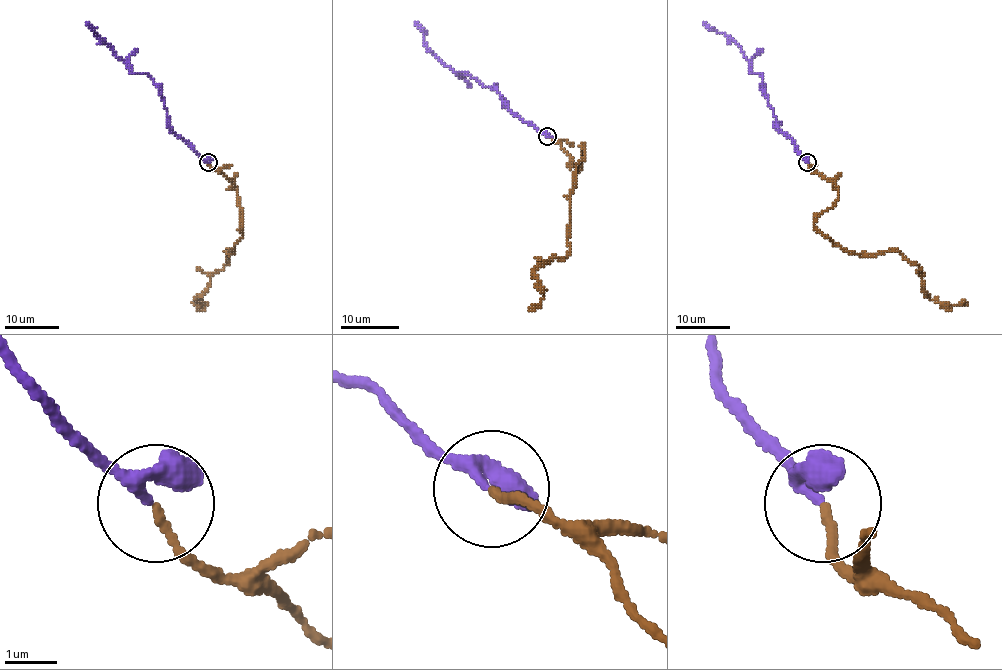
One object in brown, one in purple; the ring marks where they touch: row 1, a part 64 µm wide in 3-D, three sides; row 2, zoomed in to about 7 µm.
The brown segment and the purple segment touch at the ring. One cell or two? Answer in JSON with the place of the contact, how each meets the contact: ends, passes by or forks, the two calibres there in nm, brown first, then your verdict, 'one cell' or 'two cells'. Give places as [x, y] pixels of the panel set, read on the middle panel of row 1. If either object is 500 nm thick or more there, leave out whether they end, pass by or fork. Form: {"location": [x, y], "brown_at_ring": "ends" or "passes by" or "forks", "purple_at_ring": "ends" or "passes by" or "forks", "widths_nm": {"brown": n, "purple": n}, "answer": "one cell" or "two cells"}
{"location": [547, 136], "brown_at_ring": "ends", "purple_at_ring": "passes by", "widths_nm": {"brown": 140, "purple": 220}, "answer": "one cell"}

